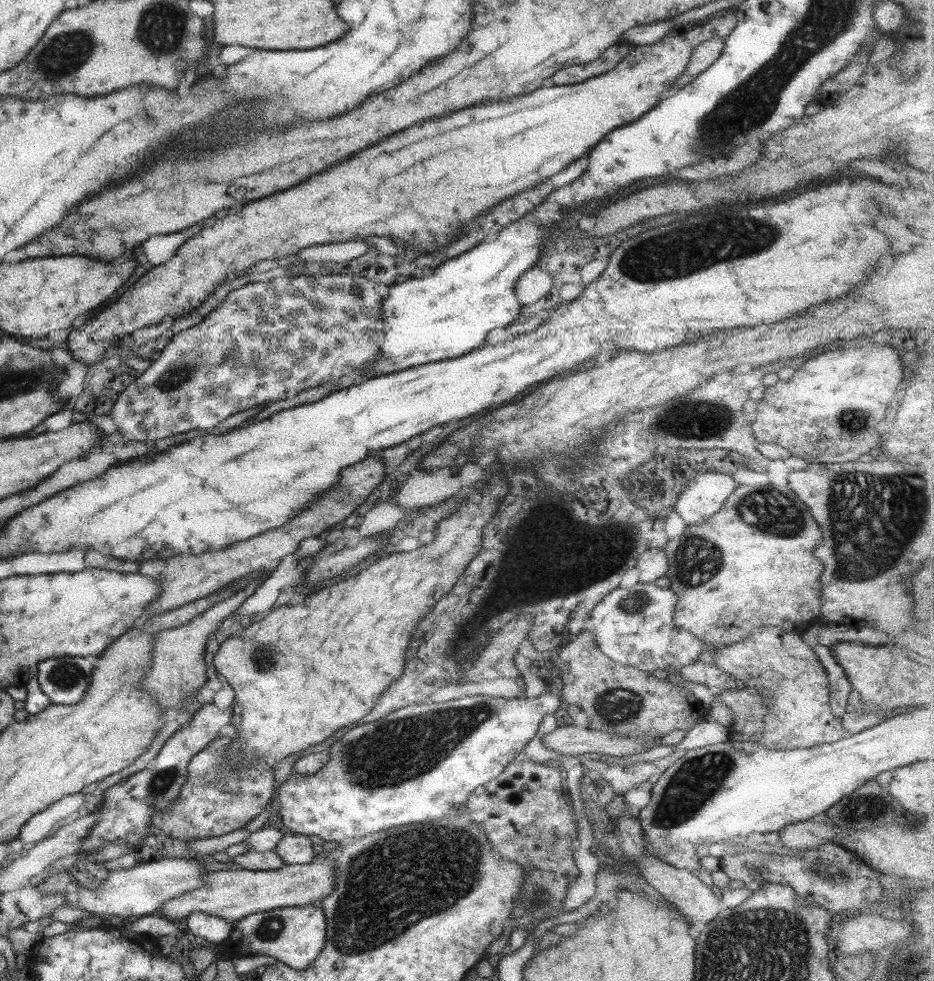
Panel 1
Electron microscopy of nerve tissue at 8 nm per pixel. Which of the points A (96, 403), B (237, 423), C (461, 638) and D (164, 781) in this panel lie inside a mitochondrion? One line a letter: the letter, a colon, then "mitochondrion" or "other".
A: other
B: other
C: mitochondrion
D: mitochondrion

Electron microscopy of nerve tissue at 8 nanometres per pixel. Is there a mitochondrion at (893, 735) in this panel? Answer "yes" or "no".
no

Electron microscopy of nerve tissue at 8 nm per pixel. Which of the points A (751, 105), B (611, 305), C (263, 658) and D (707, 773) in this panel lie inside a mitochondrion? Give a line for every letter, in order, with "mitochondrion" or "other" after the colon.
A: mitochondrion
B: other
C: mitochondrion
D: mitochondrion

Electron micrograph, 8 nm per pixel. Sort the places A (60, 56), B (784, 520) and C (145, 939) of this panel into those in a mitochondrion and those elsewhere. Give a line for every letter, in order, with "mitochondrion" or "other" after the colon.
A: mitochondrion
B: mitochondrion
C: other

